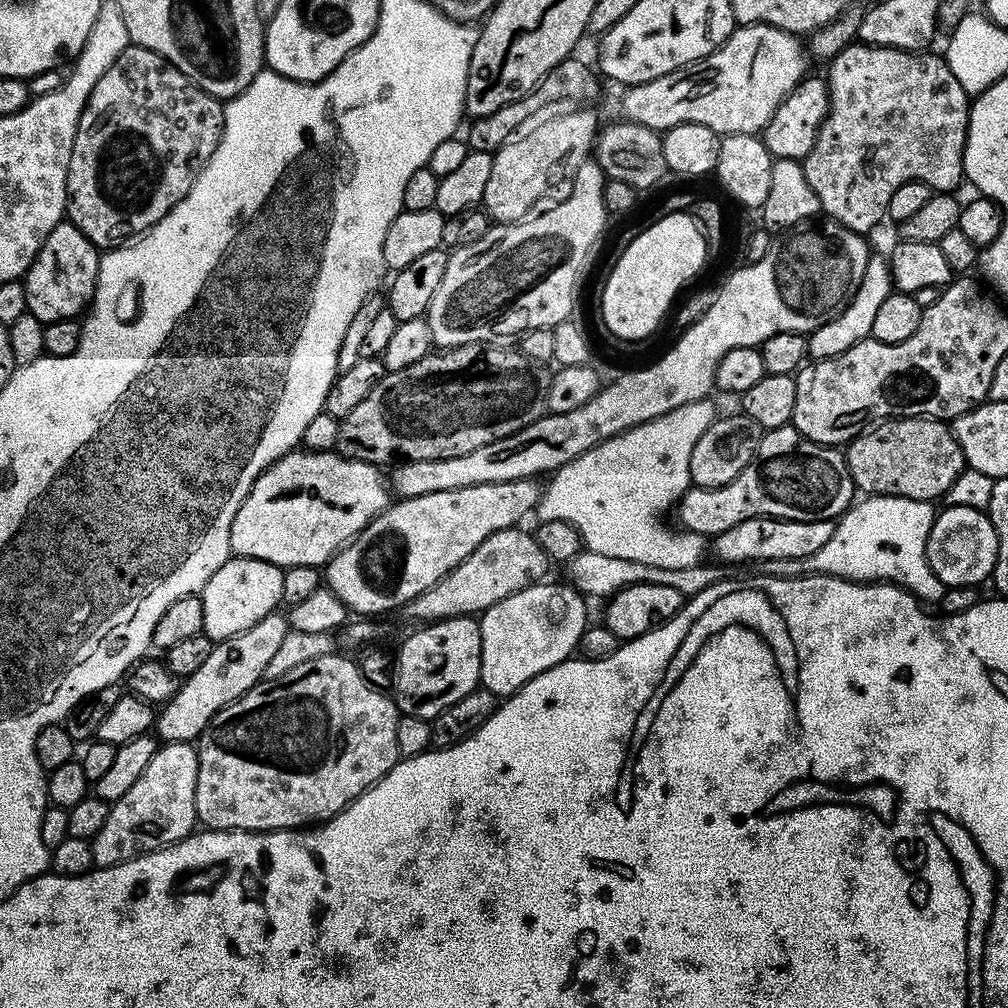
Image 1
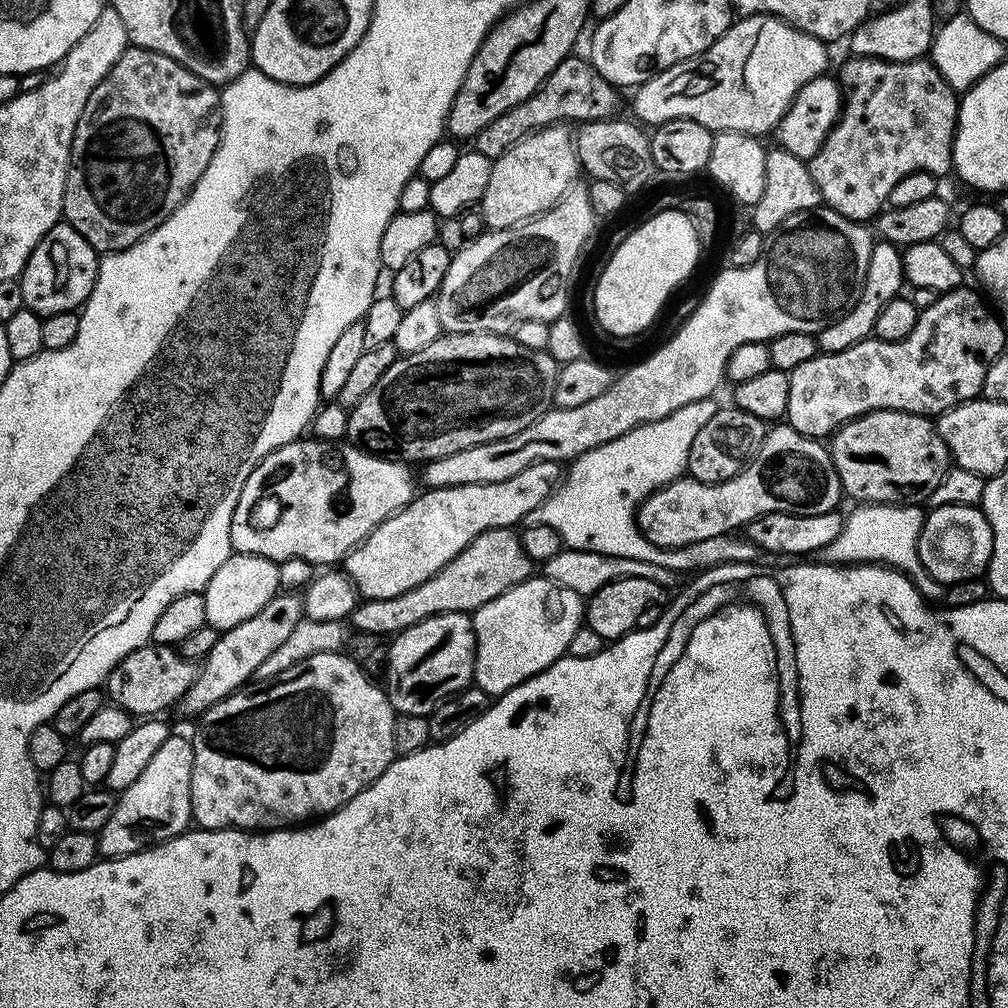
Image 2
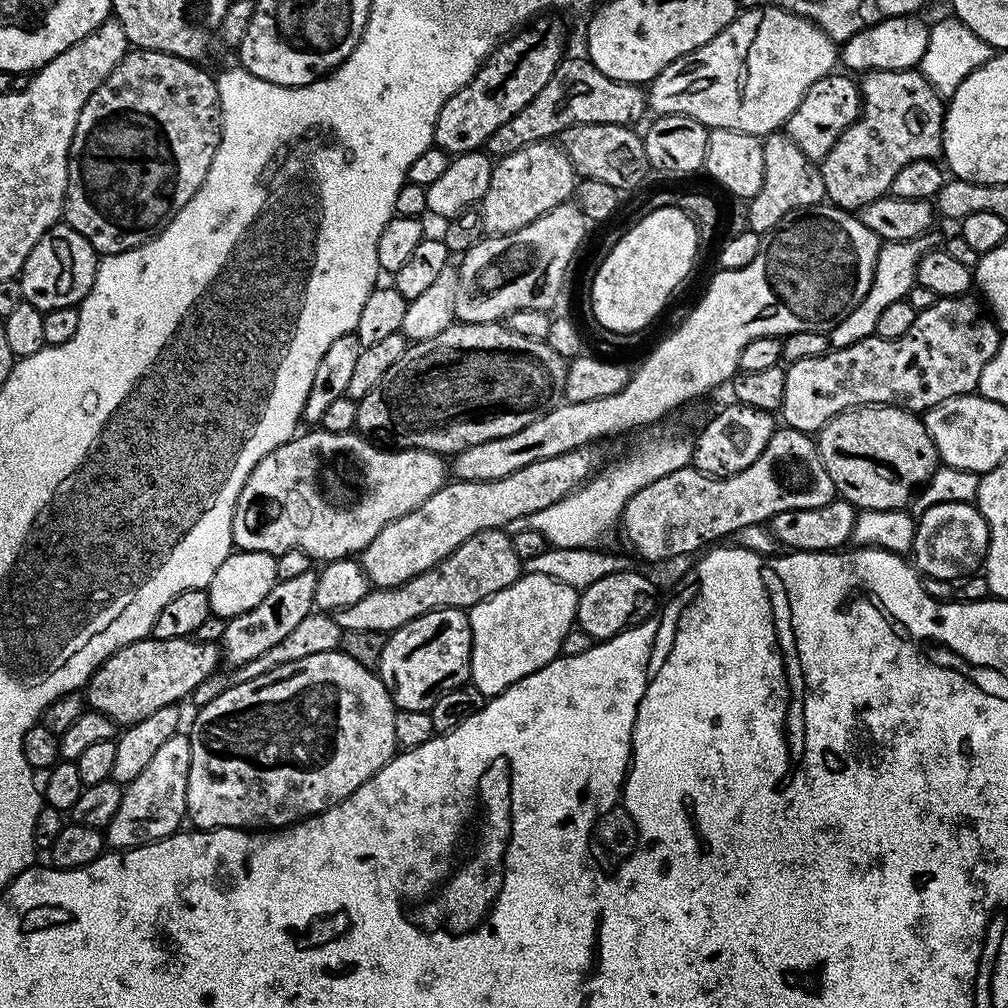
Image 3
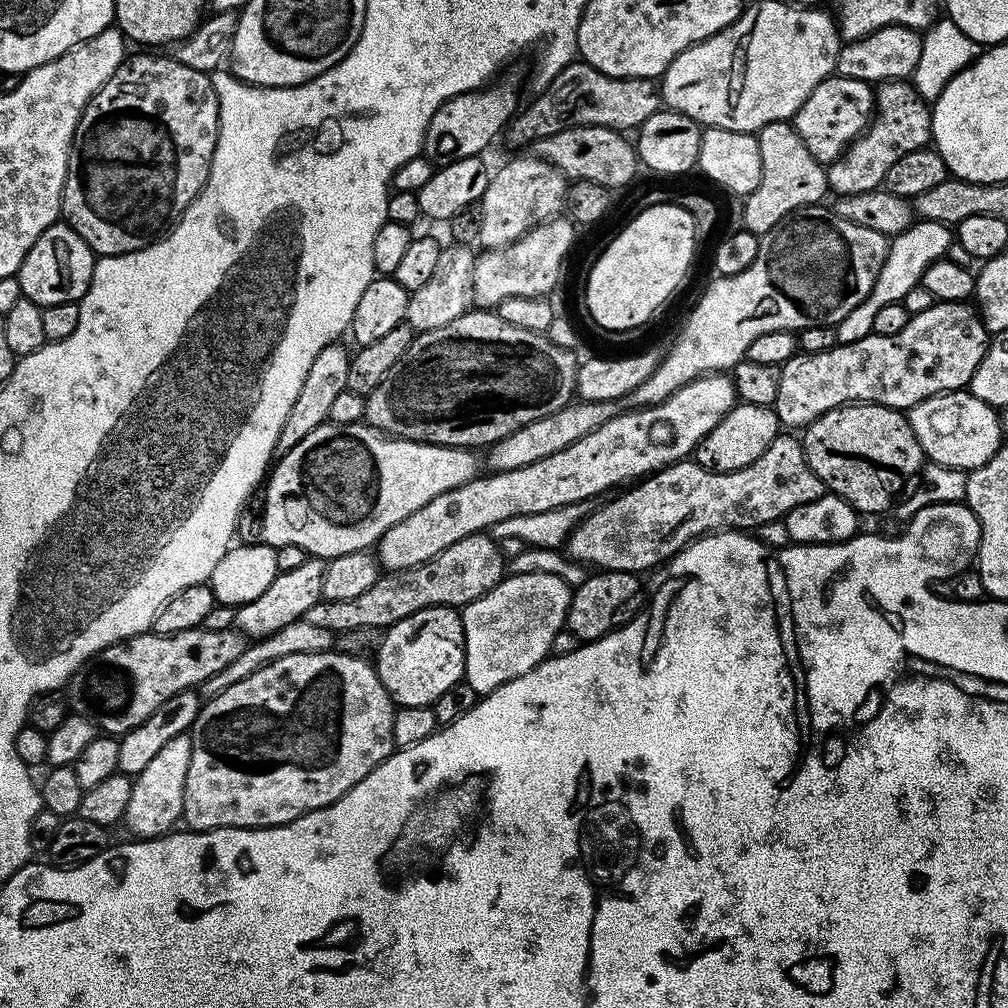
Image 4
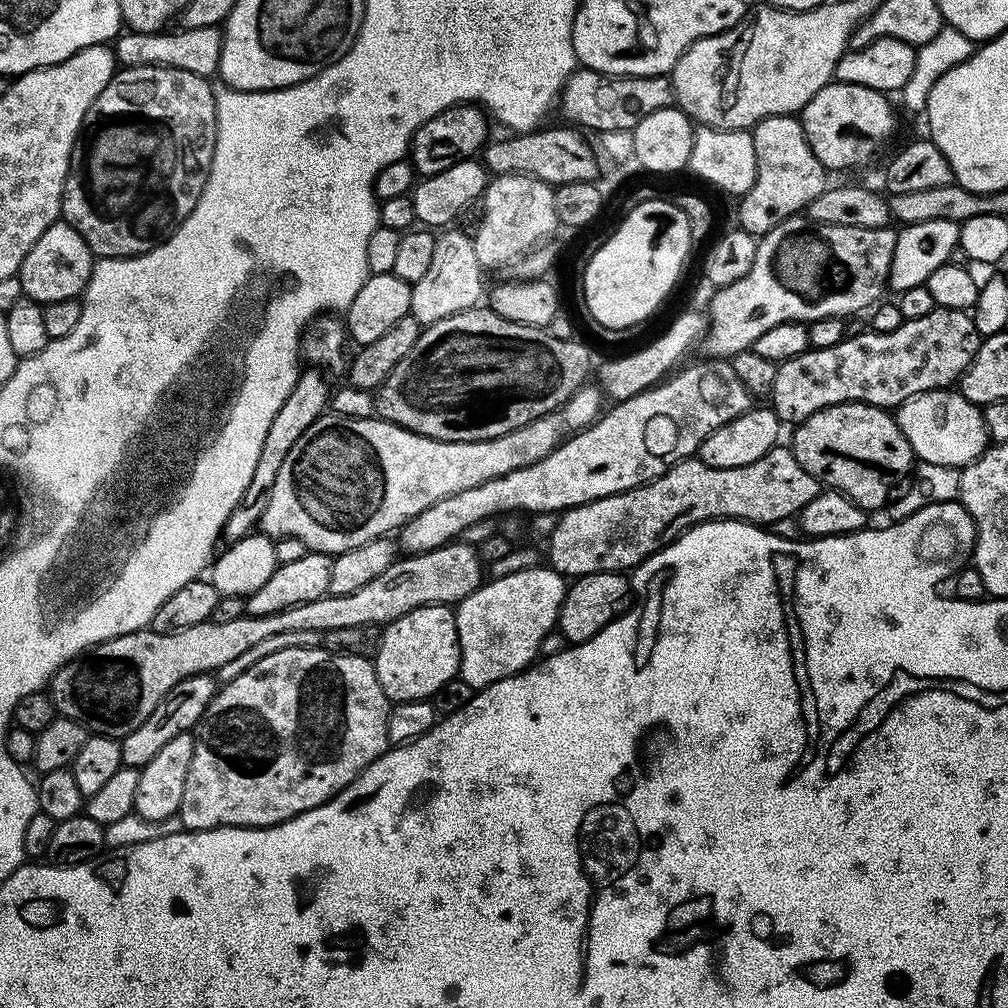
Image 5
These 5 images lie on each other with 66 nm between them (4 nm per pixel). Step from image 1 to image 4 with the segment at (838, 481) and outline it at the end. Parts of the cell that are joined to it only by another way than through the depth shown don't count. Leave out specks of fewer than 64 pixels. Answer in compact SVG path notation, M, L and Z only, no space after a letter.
M795 435L776 436L774 442L770 442L766 454L762 454L762 458L750 462L750 466L742 470L712 472L696 463L695 459L685 458L643 477L616 494L621 496L613 495L608 498L613 500L605 499L601 508L596 508L593 512L591 509L572 529L566 541L568 559L583 566L593 564L593 569L605 572L645 574L644 572L658 567L659 564L660 567L667 565L687 544L693 544L701 536L725 530L756 530L752 528L759 524L768 524L771 520L779 521L790 510L794 510L794 506L802 506L802 502L814 502L814 498L825 495L826 489L818 474L810 470L803 443L792 436Z

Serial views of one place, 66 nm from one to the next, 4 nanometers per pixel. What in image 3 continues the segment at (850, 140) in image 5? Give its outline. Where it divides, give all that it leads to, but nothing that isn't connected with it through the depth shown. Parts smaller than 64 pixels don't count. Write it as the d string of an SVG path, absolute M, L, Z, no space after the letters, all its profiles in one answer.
M829 74L818 78L810 90L798 102L798 110L790 114L786 125L786 135L792 139L794 146L806 154L806 158L821 161L830 154L834 142L860 117L860 85L851 75L836 76Z

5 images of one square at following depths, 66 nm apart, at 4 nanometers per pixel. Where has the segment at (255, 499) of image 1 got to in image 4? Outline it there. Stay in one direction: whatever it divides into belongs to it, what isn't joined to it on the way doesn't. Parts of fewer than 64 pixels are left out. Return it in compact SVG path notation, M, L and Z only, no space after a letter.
M326 422L310 430L310 434L306 434L298 446L283 453L280 461L275 461L262 488L264 509L256 524L249 526L247 539L275 549L302 546L302 550L306 550L312 558L331 558L371 549L384 537L386 530L390 530L390 526L402 522L402 518L410 518L414 510L426 506L426 502L438 498L438 494L476 479L476 456L475 451L466 448L398 440L395 436L379 432L367 422Z

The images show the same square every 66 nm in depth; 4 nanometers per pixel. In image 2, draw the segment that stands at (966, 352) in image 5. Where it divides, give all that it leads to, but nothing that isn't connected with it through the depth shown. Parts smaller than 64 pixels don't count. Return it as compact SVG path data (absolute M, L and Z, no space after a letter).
M961 286L939 293L934 306L920 309L914 330L910 330L910 334L898 342L875 338L859 340L841 352L825 352L810 358L810 362L802 362L802 366L788 373L790 406L787 424L804 436L828 438L848 421L865 416L868 412L894 410L935 418L967 400L977 399L984 391L988 365L996 361L1006 346L1006 328L989 301L979 291L976 293L968 287Z

